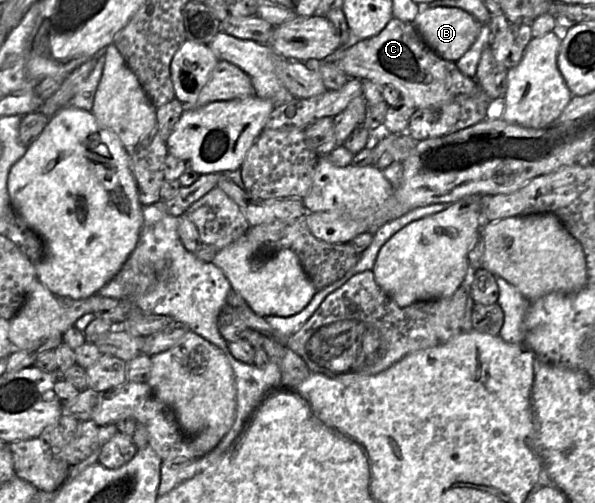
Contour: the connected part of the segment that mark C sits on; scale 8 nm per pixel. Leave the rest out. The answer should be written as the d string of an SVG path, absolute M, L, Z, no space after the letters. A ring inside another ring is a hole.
M392 18L379 34L359 40L352 45L345 45L325 60L333 60L348 79L371 80L381 86L393 85L399 91L400 99L416 109L443 103L457 95L471 94L479 89L475 79L463 74L455 62L443 59L427 46L414 23L396 18Z

